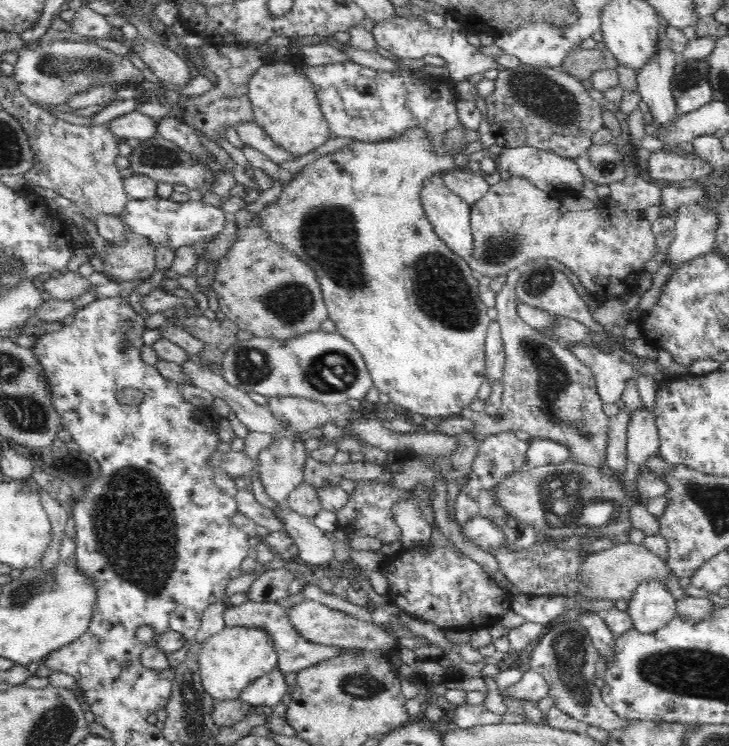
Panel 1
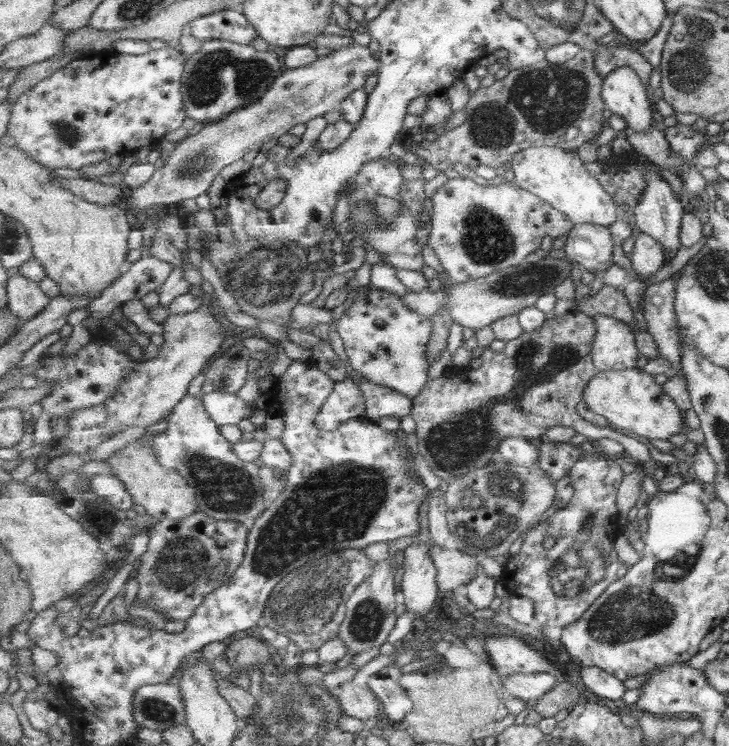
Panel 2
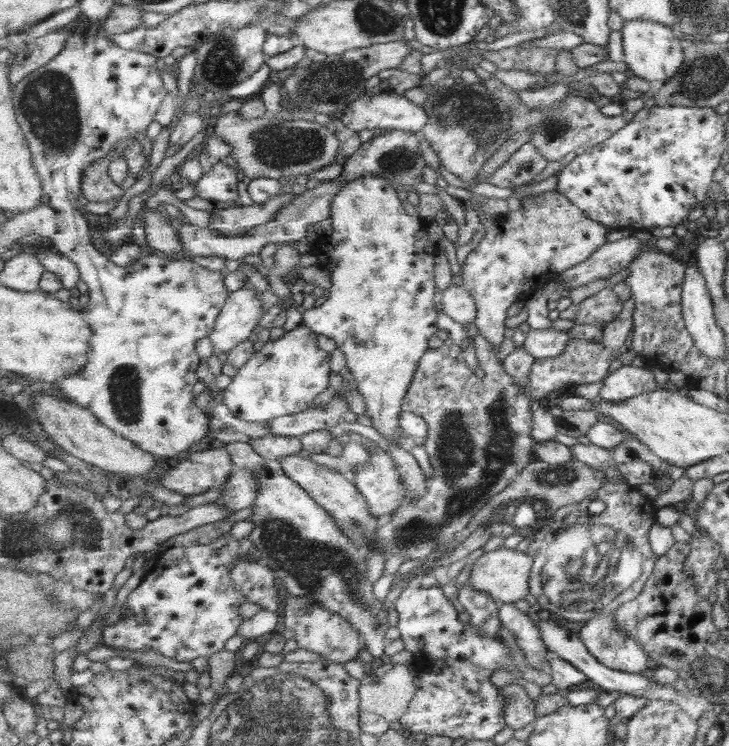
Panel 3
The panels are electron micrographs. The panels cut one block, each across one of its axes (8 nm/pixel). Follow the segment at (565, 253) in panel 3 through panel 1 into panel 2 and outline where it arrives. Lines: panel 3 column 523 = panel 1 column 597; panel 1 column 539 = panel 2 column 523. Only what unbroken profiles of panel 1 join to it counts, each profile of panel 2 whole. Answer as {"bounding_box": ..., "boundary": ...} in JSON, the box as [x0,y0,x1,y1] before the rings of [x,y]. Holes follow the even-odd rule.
{"bounding_box":[424,174,575,283],"boundary":[[[449,174],[449,180],[437,189],[431,201],[433,204],[432,230],[425,236],[424,242],[434,250],[453,283],[480,279],[508,267],[523,268],[525,258],[531,252],[539,250],[539,244],[543,242],[543,238],[551,236],[556,239],[568,236],[575,226],[561,210],[555,209],[533,192],[522,188],[514,180],[503,183],[496,181],[492,185],[483,186],[471,178]]]}

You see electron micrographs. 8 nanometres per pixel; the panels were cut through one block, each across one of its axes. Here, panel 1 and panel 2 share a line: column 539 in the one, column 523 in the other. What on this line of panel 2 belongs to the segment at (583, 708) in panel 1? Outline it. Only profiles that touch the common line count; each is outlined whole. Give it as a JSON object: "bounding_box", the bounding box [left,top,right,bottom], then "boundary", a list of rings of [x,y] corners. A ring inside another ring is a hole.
{"bounding_box":[485,636,553,680],"boundary":[[[488,636],[485,646],[497,674],[501,673],[501,680],[511,674],[535,674],[553,669],[549,660],[527,646],[521,637]]]}

